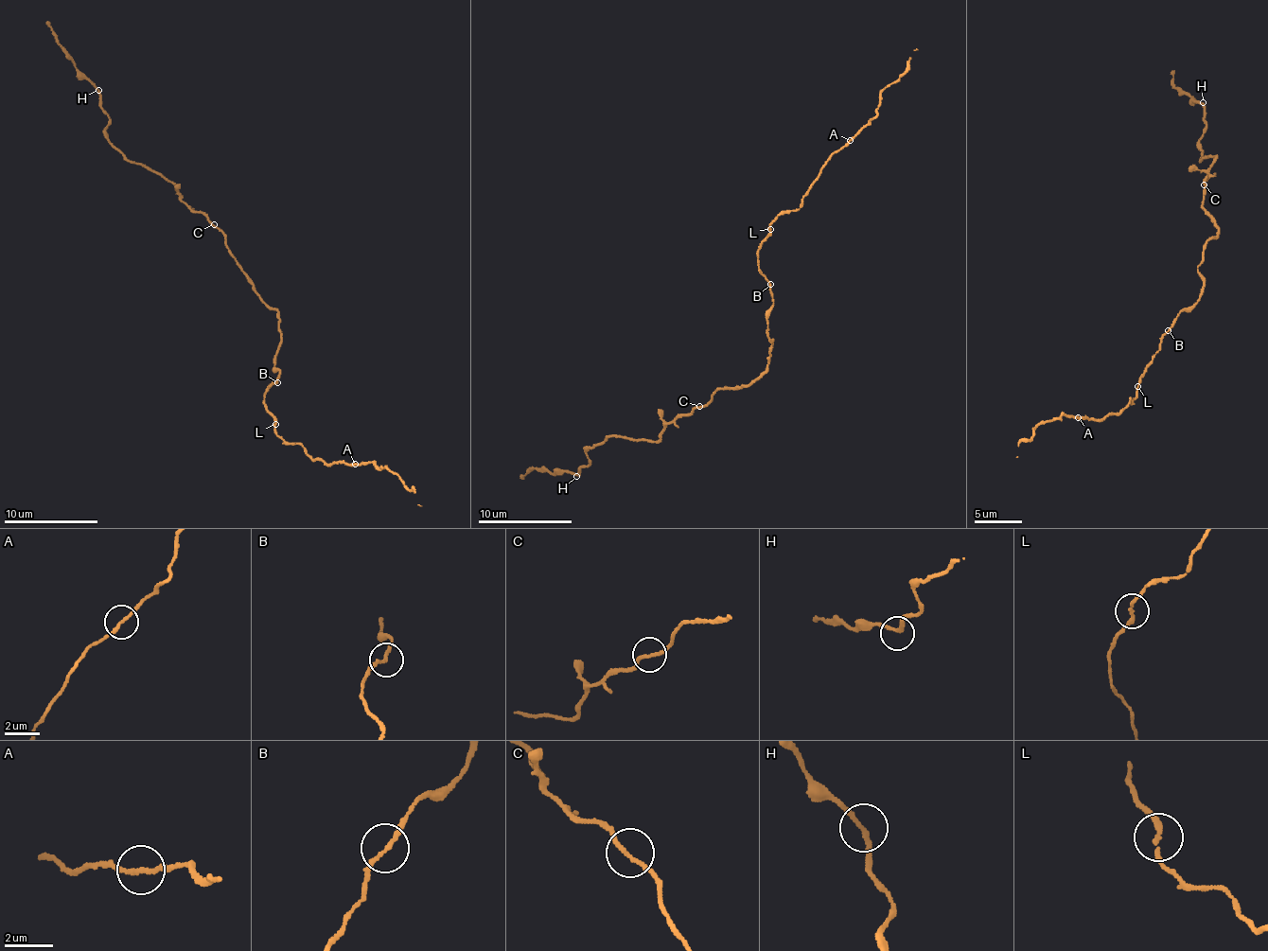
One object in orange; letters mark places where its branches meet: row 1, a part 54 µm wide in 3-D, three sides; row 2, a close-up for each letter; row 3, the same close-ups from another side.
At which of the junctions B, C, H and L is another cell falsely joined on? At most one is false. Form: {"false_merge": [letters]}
{"false_merge": []}

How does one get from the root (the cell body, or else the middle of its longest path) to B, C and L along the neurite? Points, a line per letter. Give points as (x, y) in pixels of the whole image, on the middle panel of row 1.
B: (770, 353), (771, 338), (769, 340), (767, 333), (772, 296), (770, 284)
C: (770, 353), (769, 362), (752, 384), (745, 385), (742, 389), (717, 390), (709, 402), (699, 406)
L: (770, 353), (771, 338), (769, 340), (767, 333), (772, 292), (757, 259), (758, 251), (770, 228)

